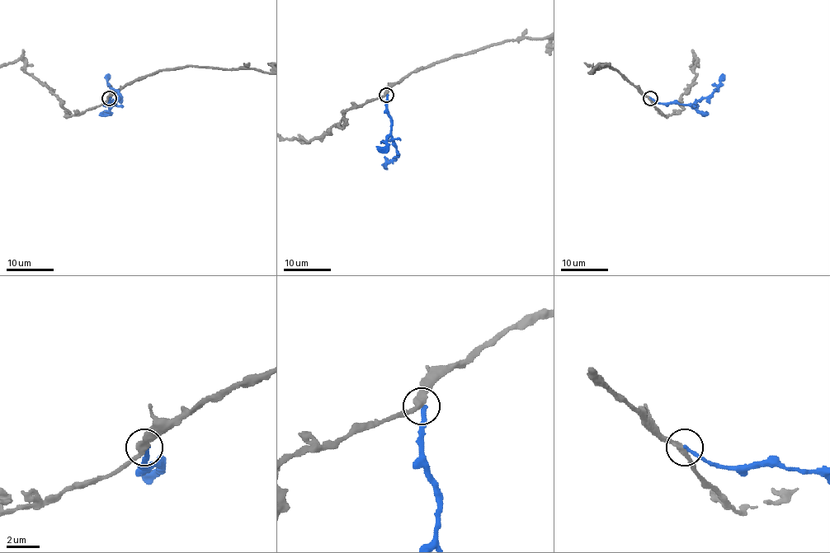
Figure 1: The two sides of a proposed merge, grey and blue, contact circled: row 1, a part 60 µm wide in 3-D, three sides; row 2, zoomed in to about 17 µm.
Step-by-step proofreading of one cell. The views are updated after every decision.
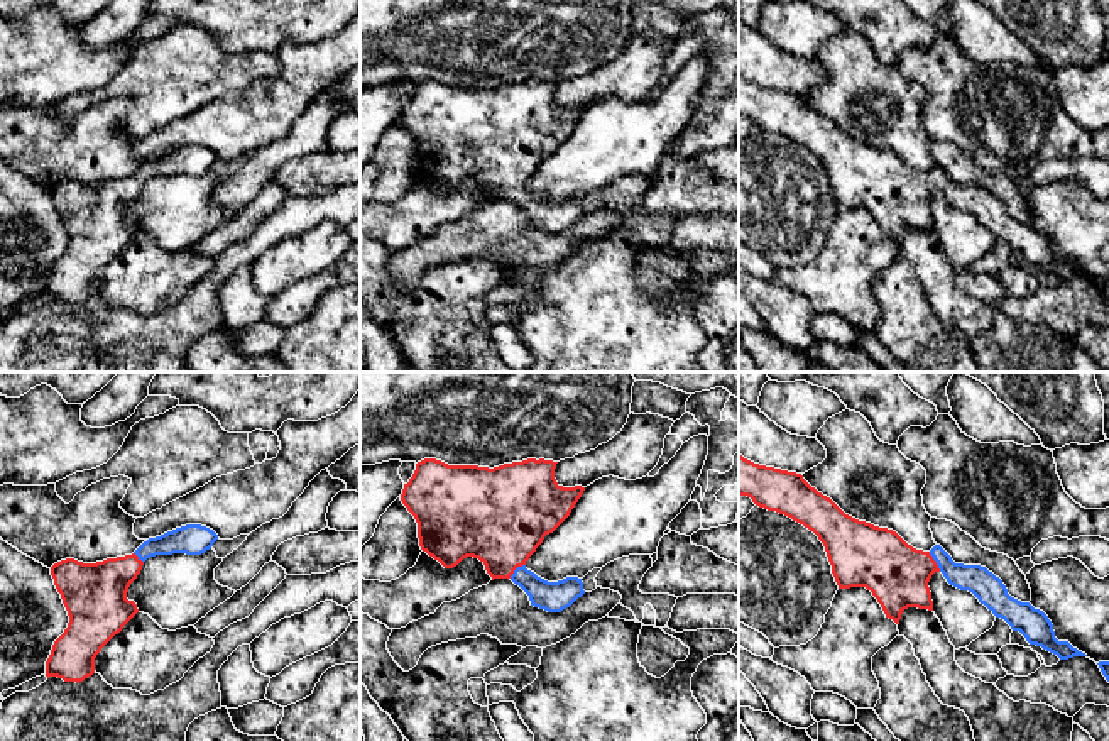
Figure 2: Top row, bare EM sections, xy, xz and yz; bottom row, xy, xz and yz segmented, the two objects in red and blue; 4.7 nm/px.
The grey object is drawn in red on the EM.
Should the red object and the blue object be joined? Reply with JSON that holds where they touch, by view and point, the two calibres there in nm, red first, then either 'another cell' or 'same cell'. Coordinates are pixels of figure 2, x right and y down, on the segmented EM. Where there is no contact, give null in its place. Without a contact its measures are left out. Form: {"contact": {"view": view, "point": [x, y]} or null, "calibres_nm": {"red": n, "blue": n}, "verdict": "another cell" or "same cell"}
{"contact": {"view": "yz", "point": [935, 562]}, "calibres_nm": {"red": 300, "blue": 140}, "verdict": "same cell"}

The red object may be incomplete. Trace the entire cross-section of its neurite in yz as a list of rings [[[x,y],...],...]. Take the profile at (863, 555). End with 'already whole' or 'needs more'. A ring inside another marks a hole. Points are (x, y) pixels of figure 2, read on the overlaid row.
[[[739,453],[739,496],[747,496],[756,506],[784,514],[813,531],[825,546],[839,589],[866,587],[877,599],[886,618],[896,624],[908,607],[933,611],[928,582],[935,572],[942,572],[950,585],[972,592],[996,618],[1004,619],[1013,631],[1019,631],[1030,645],[1041,646],[1060,660],[1087,656],[1068,641],[1058,641],[1048,616],[1030,602],[1011,597],[1002,580],[986,567],[955,563],[940,545],[930,552],[916,550],[896,531],[845,514],[801,474],[759,465]]] | needs more

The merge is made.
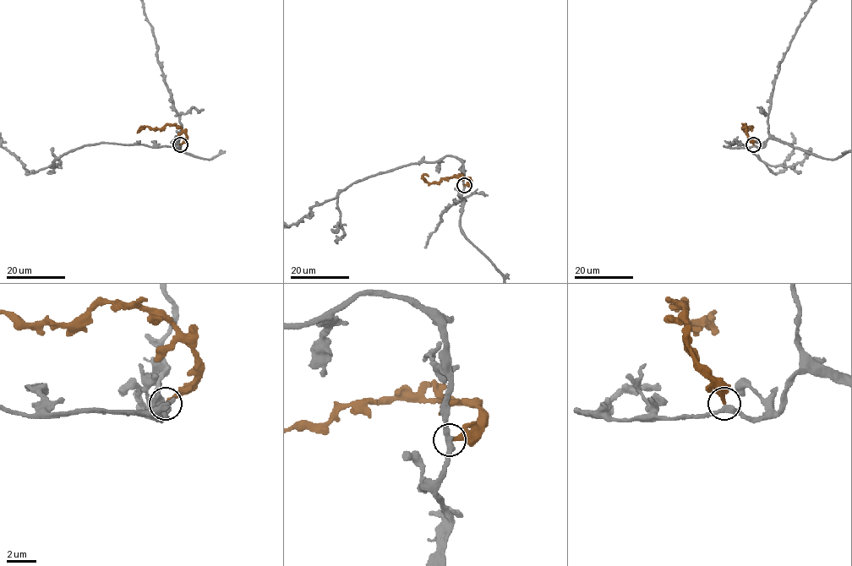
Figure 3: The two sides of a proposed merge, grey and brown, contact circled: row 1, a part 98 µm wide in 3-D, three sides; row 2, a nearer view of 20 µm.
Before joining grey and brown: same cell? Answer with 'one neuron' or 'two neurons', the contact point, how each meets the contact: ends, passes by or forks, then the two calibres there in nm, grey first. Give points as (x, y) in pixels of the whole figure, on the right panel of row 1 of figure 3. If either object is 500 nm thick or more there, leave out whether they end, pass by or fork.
one neuron; place (753, 144); grey passes by; brown ends; calibres 380 and 260 nm

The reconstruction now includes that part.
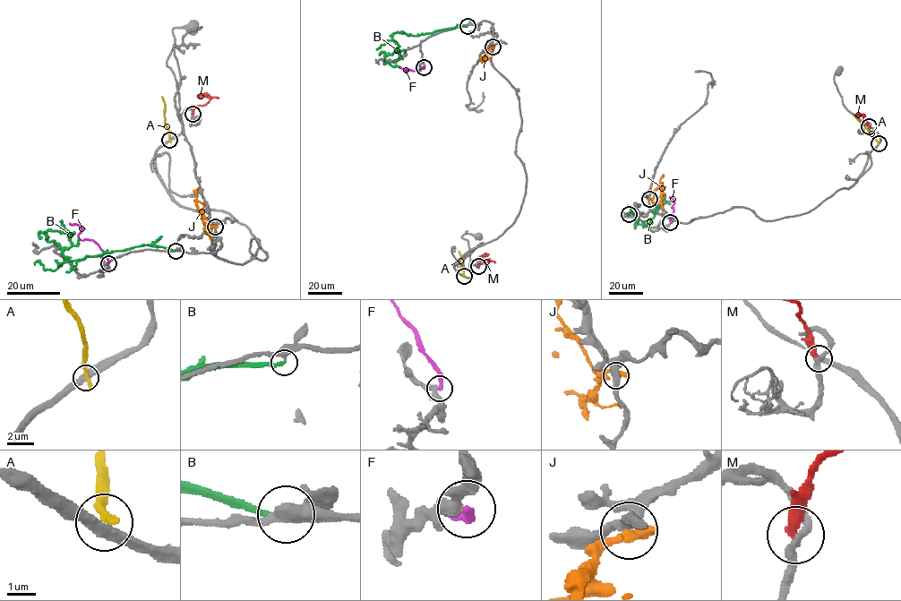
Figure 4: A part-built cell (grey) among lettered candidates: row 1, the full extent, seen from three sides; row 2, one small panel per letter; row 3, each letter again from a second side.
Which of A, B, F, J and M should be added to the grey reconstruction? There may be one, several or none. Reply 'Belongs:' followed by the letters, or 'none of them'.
Belongs: none of them

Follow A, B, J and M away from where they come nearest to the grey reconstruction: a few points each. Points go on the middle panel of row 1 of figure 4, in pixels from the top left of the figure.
A: (463, 276), (459, 251)
B: (467, 26), (416, 35), (396, 32), (392, 38), (398, 48), (384, 57), (384, 63), (399, 67)
J: (493, 47), (485, 51), (481, 57), (482, 60)
M: (478, 266), (490, 261), (482, 258), (485, 253), (487, 255)

